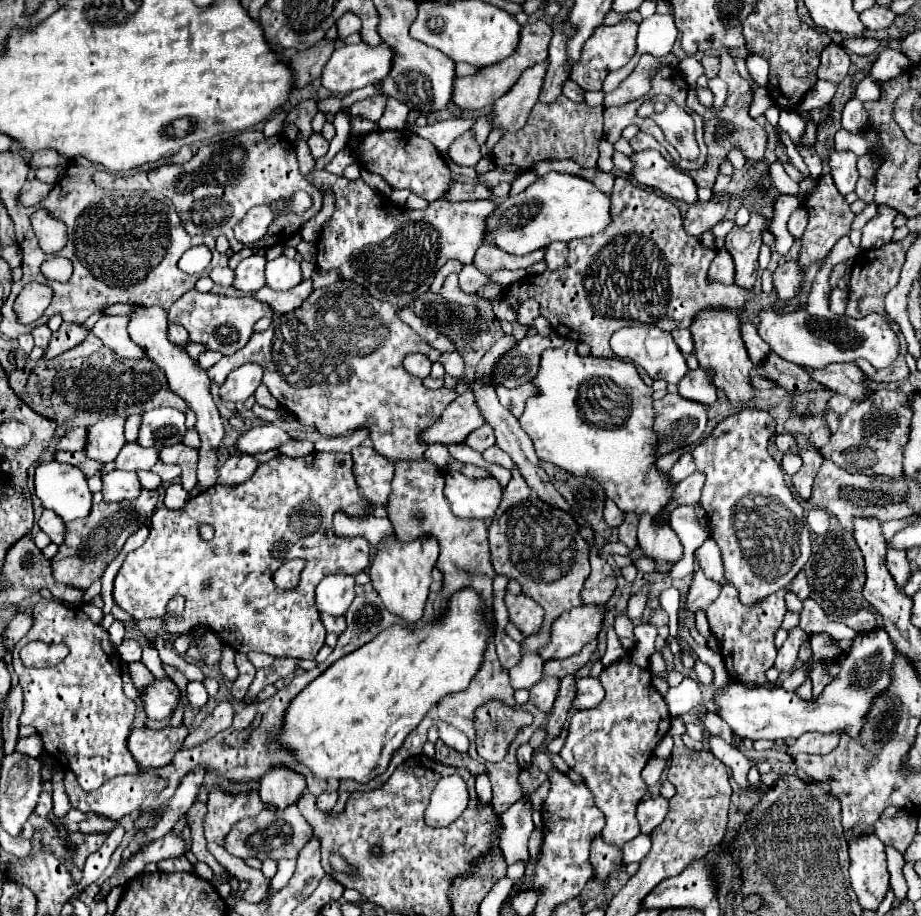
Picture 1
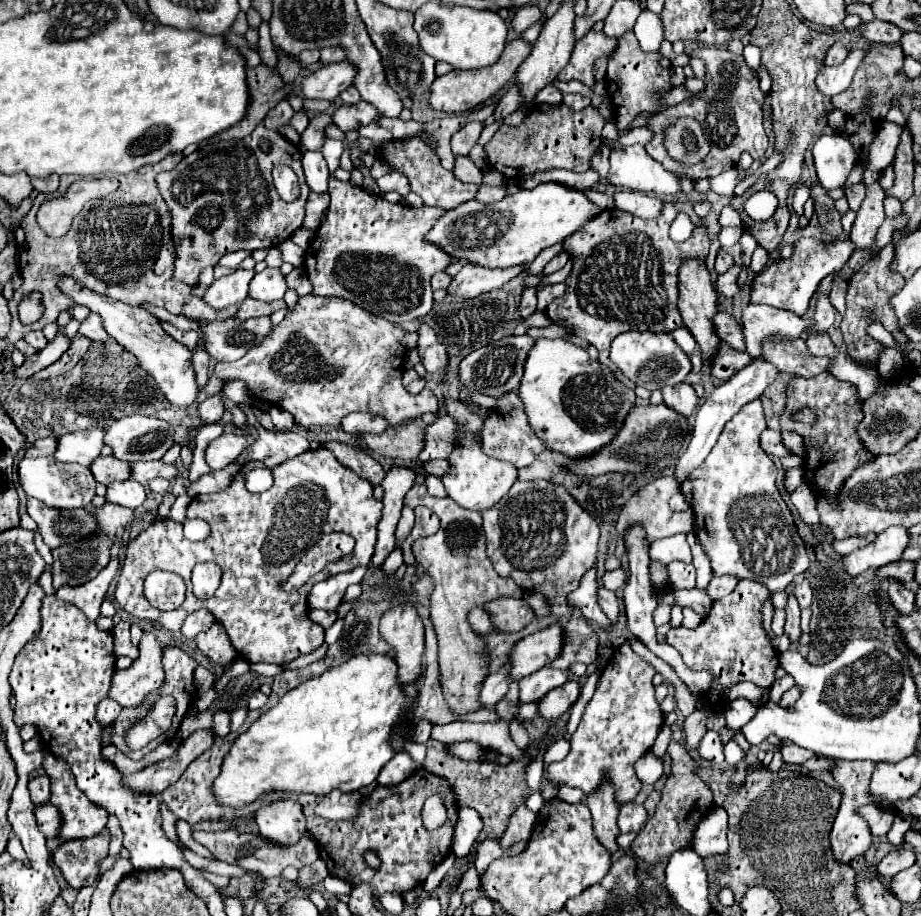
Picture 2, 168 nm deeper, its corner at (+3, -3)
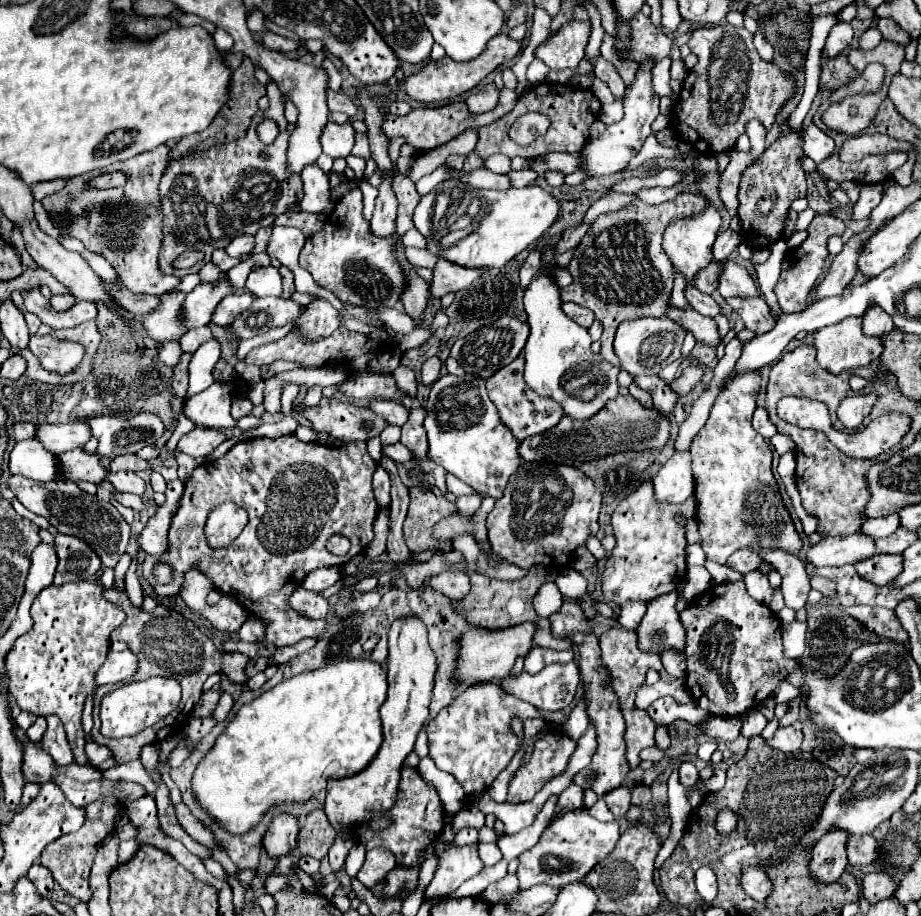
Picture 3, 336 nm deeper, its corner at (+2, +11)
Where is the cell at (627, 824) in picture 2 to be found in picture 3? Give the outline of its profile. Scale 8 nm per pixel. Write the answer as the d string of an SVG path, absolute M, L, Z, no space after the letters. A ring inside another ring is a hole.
M627 786L613 788L611 792L607 792L605 802L607 802L607 808L613 812L613 816L621 816L631 808L631 790Z

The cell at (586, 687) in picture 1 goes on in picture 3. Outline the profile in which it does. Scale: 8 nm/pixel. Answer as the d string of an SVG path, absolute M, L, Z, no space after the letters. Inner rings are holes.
M575 662L551 664L537 674L521 672L519 676L507 676L501 680L501 688L511 696L525 700L541 712L553 712L567 708L577 692L581 678Z

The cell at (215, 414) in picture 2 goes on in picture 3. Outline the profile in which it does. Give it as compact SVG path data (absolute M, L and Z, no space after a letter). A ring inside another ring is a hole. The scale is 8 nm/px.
M215 382L207 390L191 396L185 402L183 414L197 426L203 428L233 428L235 420L231 418L231 398L233 398L233 386Z

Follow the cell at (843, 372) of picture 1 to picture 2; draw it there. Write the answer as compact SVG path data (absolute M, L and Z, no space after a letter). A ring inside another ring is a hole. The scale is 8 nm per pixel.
M776 340L764 344L764 358L774 364L780 372L790 376L814 378L820 372L826 372L826 358L814 358L810 350L806 350L804 340Z

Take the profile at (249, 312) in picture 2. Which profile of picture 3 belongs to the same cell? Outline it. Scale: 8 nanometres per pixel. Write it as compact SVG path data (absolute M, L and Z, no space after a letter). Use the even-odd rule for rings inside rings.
M237 292L237 294L225 296L217 304L217 308L211 316L211 322L219 324L219 326L229 326L235 320L235 316L239 316L243 310L247 310L251 306L253 300L255 300L255 296L251 296L249 292Z

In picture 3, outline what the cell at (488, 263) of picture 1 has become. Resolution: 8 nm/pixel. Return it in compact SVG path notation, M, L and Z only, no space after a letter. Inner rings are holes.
M439 258L433 270L433 280L429 288L431 300L441 300L447 292L467 288L475 278L481 276L481 272L483 272L481 268L463 268Z

